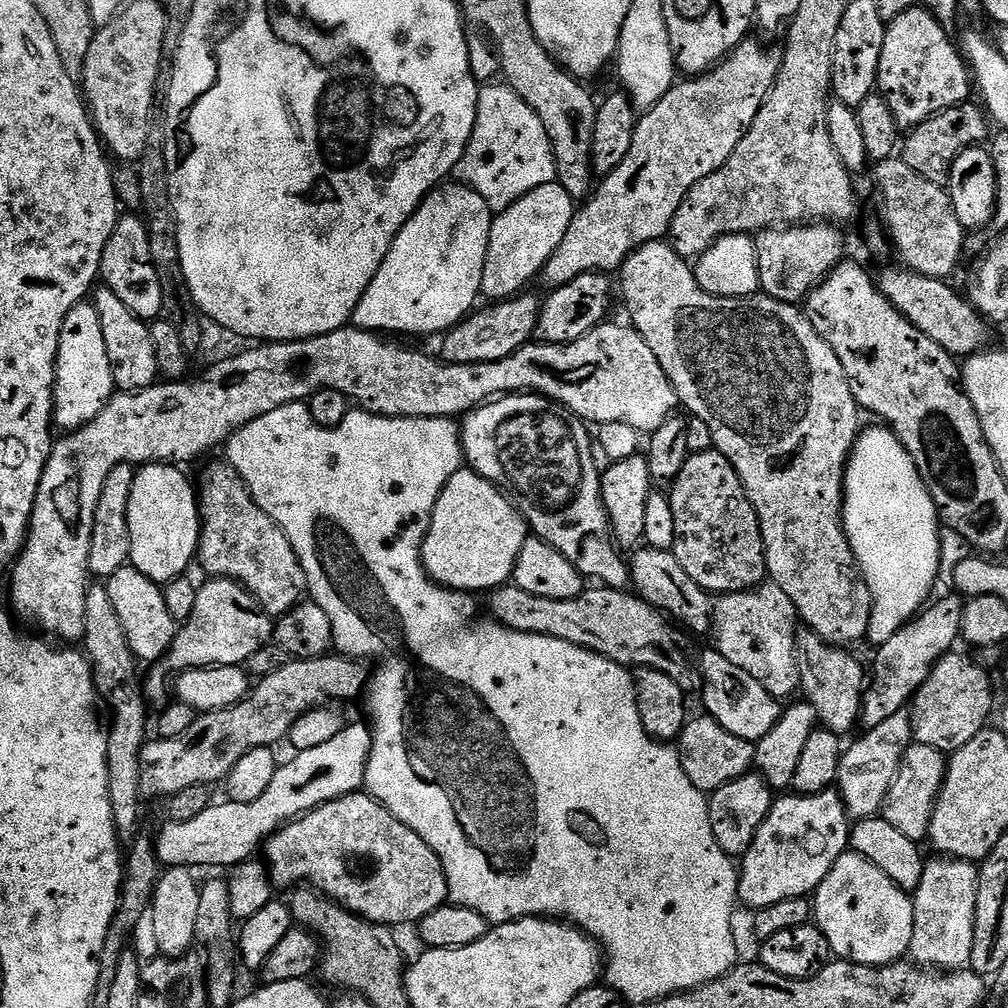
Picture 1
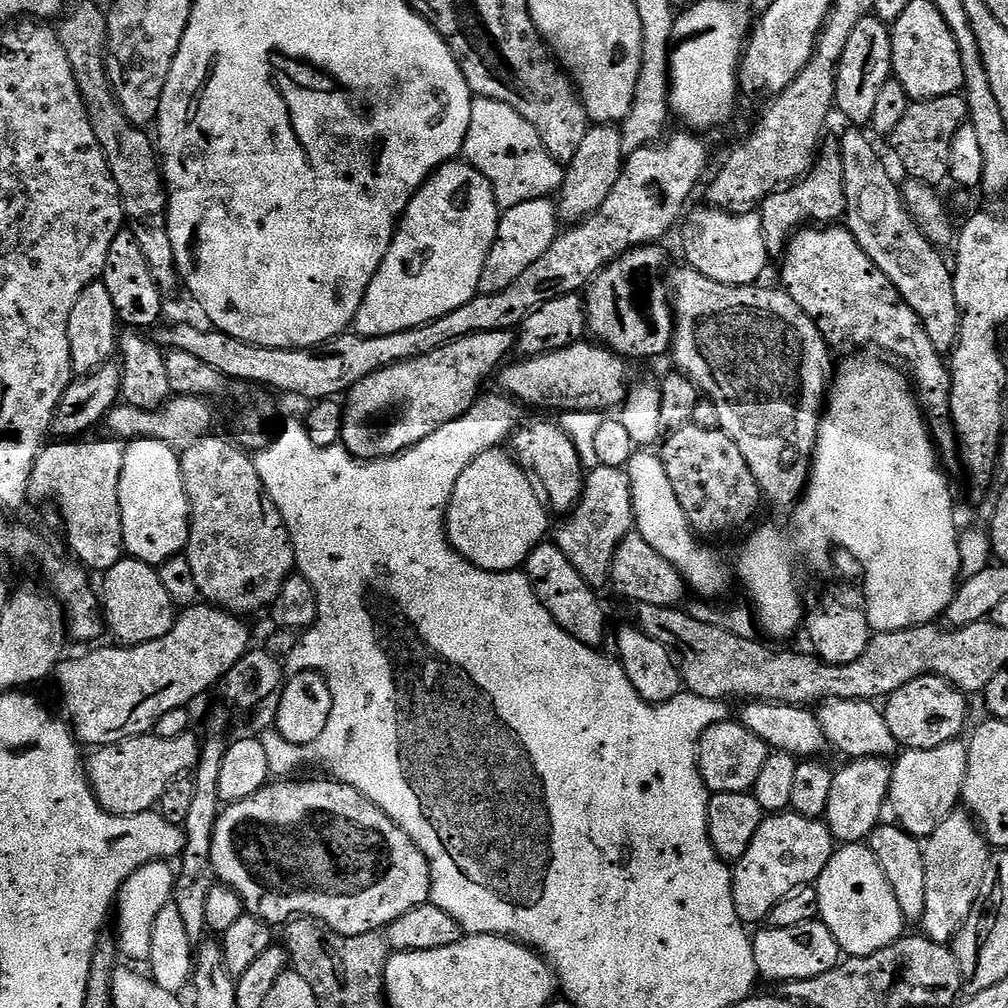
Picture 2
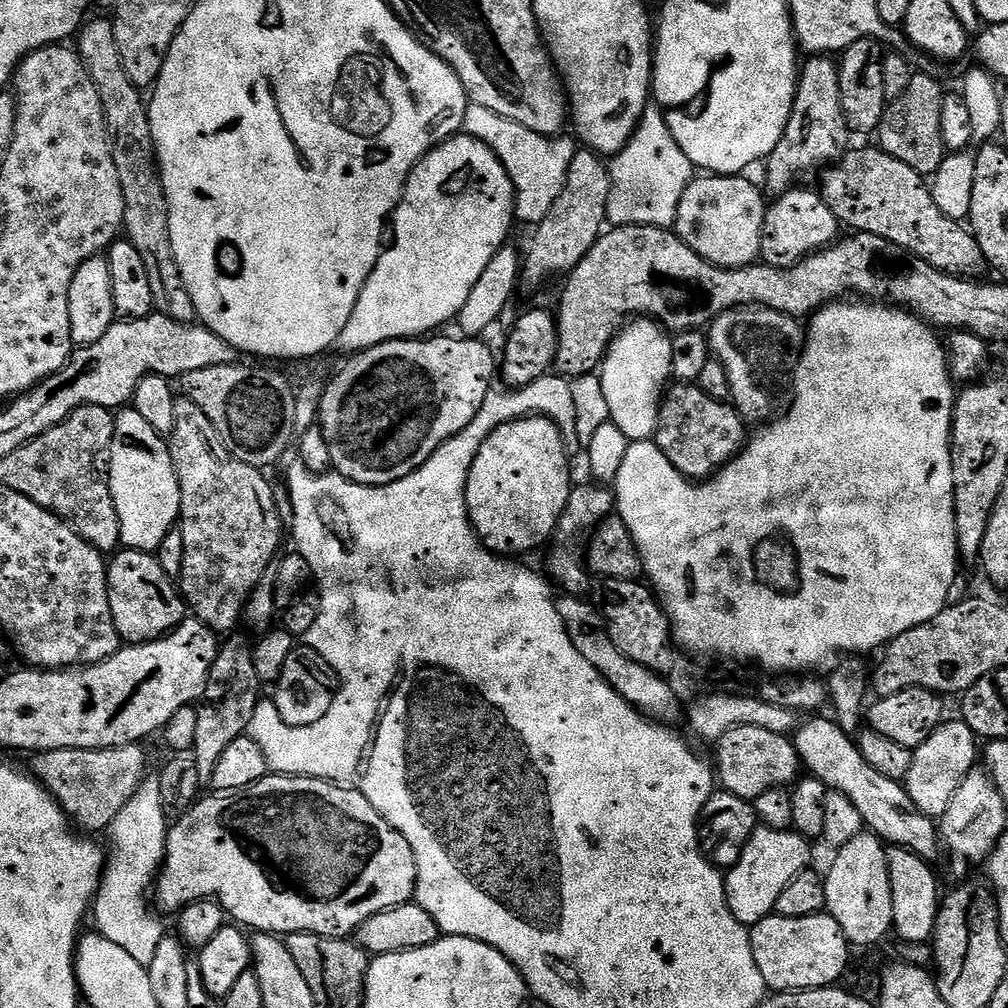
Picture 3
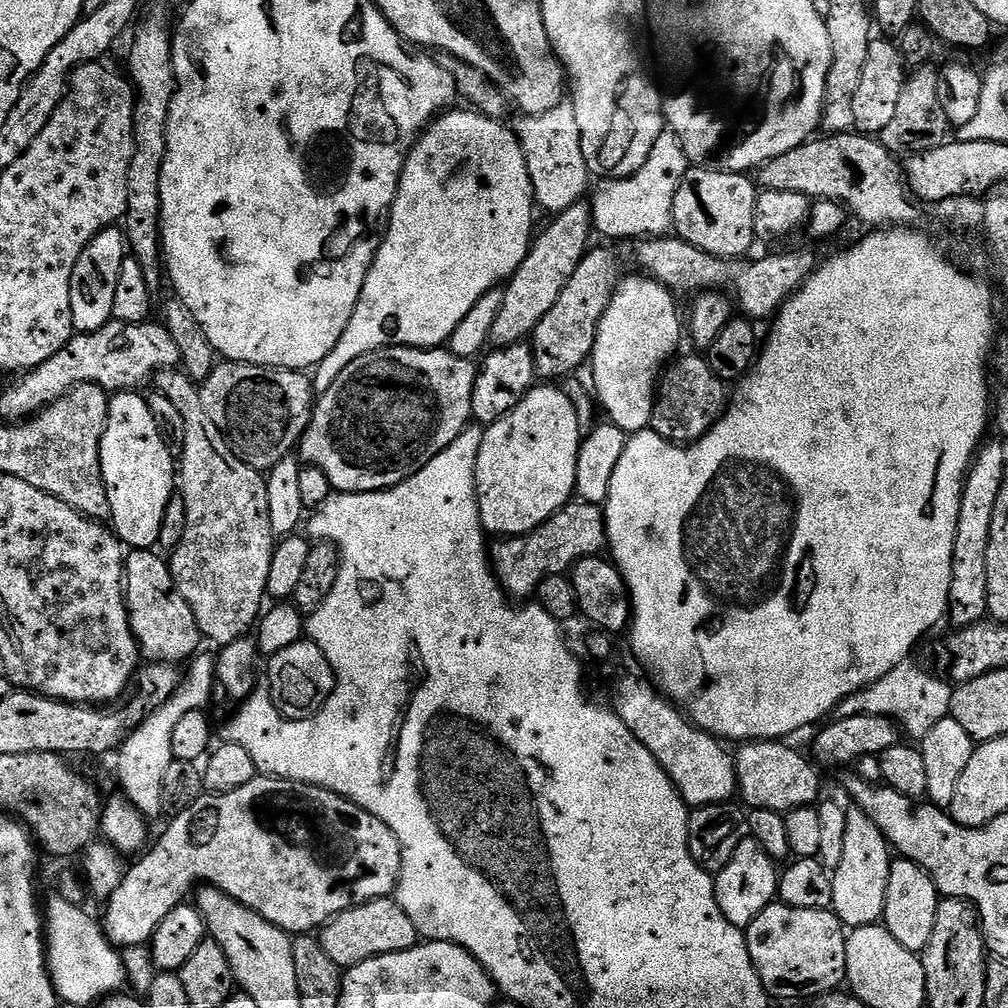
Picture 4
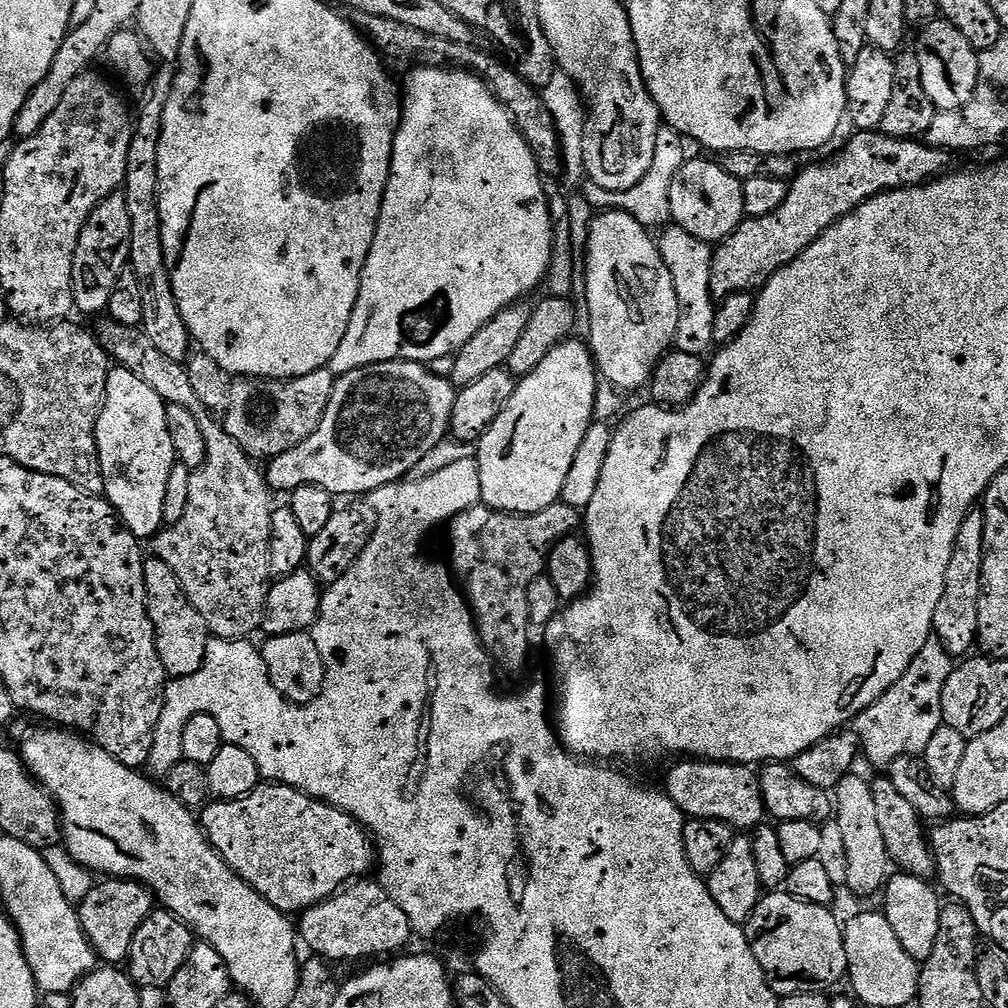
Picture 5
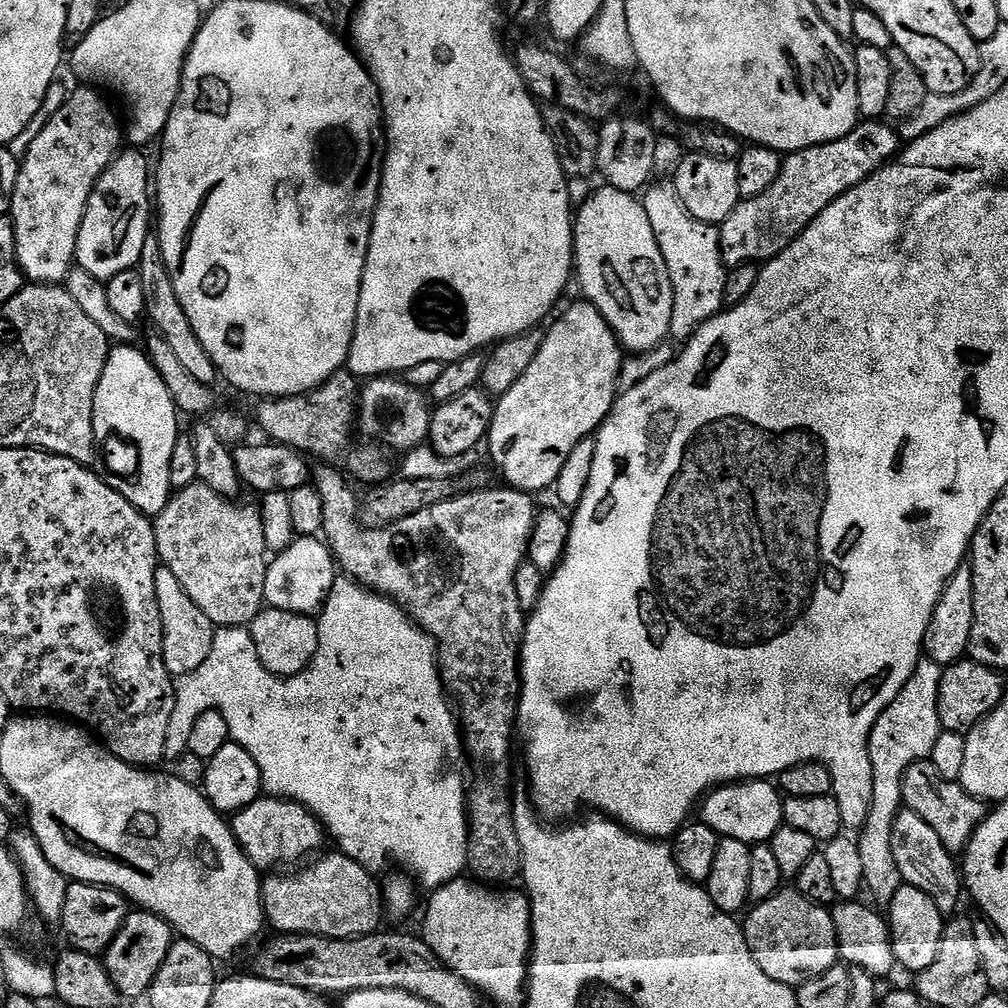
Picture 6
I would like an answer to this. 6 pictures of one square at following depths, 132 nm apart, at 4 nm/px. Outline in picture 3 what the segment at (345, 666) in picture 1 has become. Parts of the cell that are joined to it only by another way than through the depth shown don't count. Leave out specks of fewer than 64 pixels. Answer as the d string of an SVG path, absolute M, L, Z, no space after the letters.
M138 743L113 748L63 748L37 752L31 757L30 772L60 803L77 829L96 834L92 832L111 829L114 818L122 814L126 802L134 798L140 784L149 775L144 747L143 743Z

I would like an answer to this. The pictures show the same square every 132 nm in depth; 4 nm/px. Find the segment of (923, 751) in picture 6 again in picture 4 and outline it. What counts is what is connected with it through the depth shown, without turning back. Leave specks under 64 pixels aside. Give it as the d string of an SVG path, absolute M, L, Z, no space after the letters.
M908 662L899 664L869 688L861 688L859 692L847 696L836 707L835 715L839 718L889 716L899 723L907 735L909 732L913 736L913 741L923 740L926 734L930 734L930 730L934 730L934 726L938 726L938 722L949 719L954 688L943 675L935 676L924 668L911 668L910 665Z

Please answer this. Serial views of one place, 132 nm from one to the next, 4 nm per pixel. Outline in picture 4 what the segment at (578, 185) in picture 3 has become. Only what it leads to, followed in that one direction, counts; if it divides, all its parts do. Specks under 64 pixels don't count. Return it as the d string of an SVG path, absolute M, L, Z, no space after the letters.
M591 203L570 206L570 210L555 213L549 220L552 221L545 226L544 233L533 239L522 266L518 266L516 273L503 285L502 310L498 310L491 339L496 348L523 344L531 337L538 322L546 318L554 302L558 302L562 290L566 290L566 282L570 282L574 270L578 270L578 262L582 262L593 243Z

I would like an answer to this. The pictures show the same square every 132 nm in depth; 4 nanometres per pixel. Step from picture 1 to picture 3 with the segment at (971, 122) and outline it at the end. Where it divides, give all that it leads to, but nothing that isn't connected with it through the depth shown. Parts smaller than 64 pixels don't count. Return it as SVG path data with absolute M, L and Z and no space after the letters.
M932 74L913 75L910 86L897 100L891 101L884 110L884 117L878 129L879 147L886 154L906 162L910 170L928 178L942 166L946 157L944 139L942 138L942 106L946 91Z

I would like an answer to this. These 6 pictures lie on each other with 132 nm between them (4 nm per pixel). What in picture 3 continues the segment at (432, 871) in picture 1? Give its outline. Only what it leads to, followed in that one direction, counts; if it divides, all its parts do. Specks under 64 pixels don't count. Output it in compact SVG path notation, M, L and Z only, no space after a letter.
M269 774L240 792L197 799L169 827L164 863L154 885L155 907L176 914L195 900L211 898L220 901L237 925L256 934L309 932L348 938L366 918L409 903L416 894L416 859L410 842L359 790L348 787L352 786L313 776Z

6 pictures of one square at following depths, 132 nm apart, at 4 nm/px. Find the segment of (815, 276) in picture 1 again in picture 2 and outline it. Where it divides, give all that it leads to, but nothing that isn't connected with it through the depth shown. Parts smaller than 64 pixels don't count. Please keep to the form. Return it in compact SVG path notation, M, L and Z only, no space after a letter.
M836 146L826 148L817 155L811 170L803 180L771 192L763 204L759 205L762 238L766 242L769 257L783 257L788 241L805 226L832 226L844 220L846 190L842 182L840 149Z

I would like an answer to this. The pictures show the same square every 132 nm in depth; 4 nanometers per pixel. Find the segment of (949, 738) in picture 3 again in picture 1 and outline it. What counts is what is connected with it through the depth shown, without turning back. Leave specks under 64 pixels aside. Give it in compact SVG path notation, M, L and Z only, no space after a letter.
M912 743L900 759L900 769L890 786L888 797L884 799L882 819L890 822L890 826L896 827L901 834L906 834L906 838L917 842L927 841L930 818L934 814L936 799L947 769L948 760L945 753L934 746Z

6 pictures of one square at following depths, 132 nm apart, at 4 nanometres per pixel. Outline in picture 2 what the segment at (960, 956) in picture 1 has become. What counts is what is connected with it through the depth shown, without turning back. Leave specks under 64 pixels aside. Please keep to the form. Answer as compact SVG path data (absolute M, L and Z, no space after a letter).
M964 810L949 814L934 834L923 837L922 843L926 862L926 910L922 932L934 942L951 945L978 898L978 890L982 890L982 878L986 878L986 866L993 849L979 823Z

